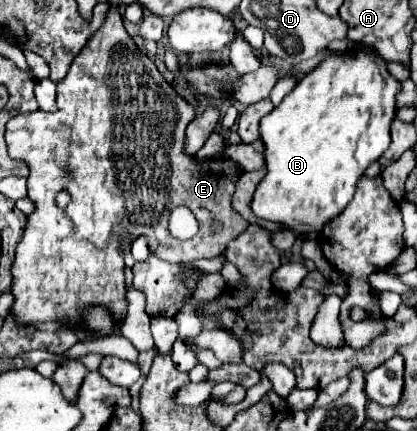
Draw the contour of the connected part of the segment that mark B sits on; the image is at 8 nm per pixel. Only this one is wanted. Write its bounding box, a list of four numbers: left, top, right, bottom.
[252,48,400,236]

